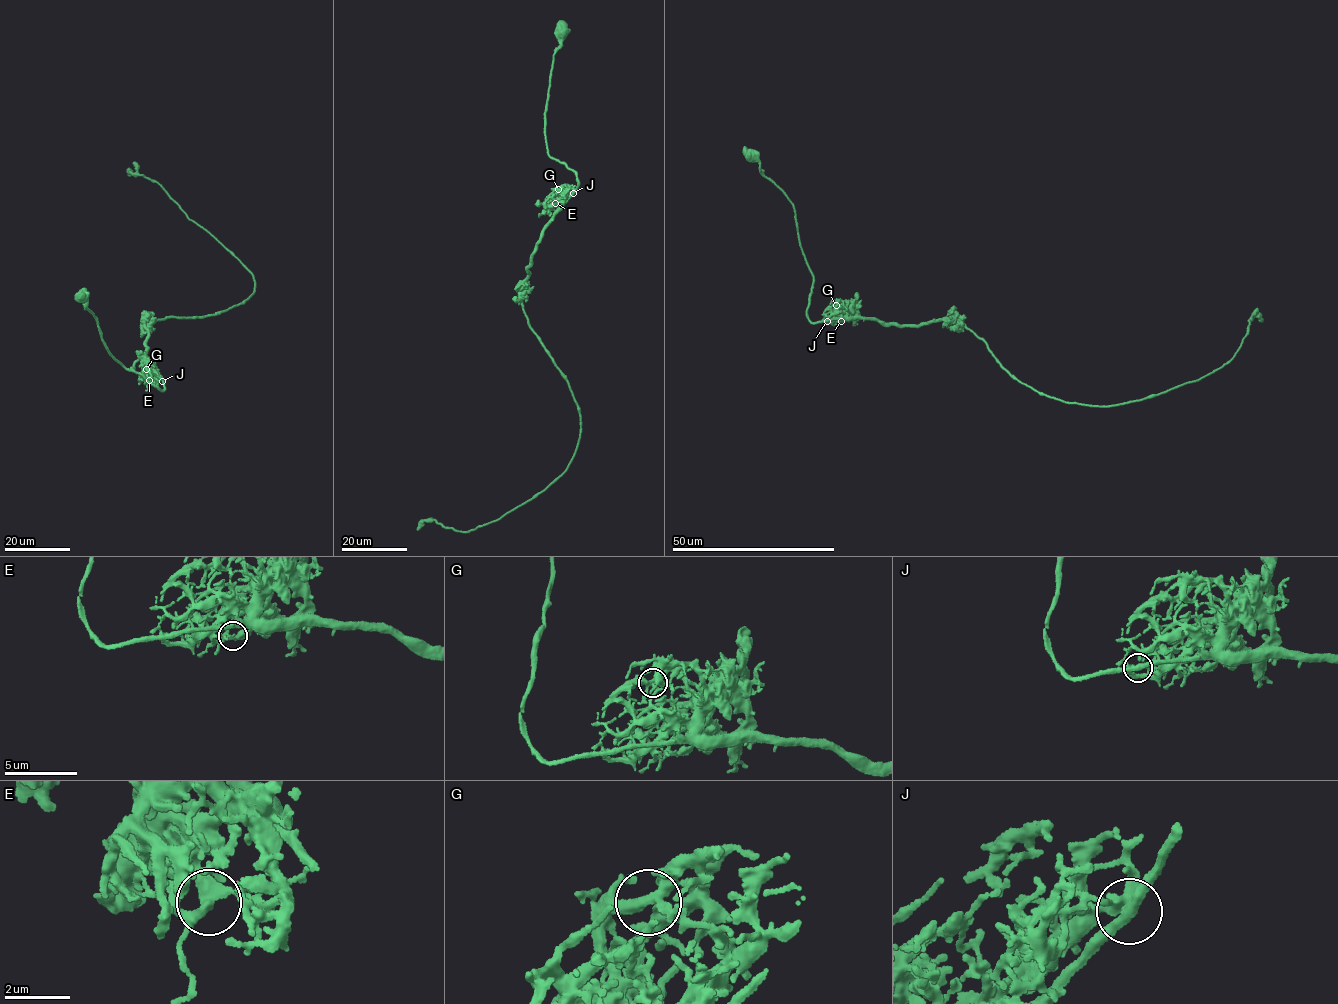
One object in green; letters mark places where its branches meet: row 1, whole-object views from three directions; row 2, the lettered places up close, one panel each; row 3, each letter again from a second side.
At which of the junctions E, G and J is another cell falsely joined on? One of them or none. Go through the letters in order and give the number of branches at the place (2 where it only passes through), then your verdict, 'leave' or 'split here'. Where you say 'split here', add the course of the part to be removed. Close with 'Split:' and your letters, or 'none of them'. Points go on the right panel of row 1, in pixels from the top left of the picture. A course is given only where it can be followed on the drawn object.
E: 4 branches meet; leave
G: 4 branches meet; leave
J: 4 branches meet; leave
Split: none of them

